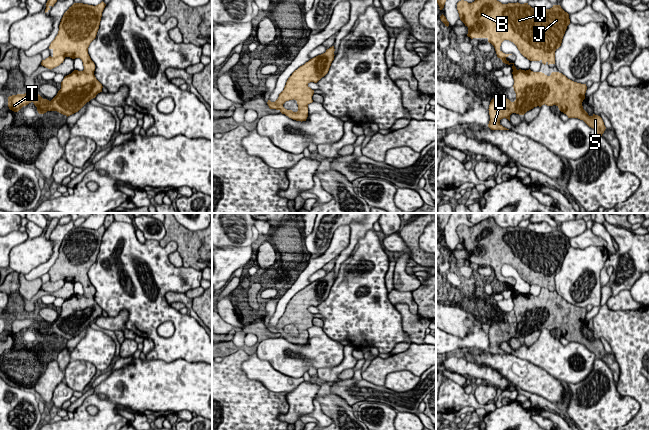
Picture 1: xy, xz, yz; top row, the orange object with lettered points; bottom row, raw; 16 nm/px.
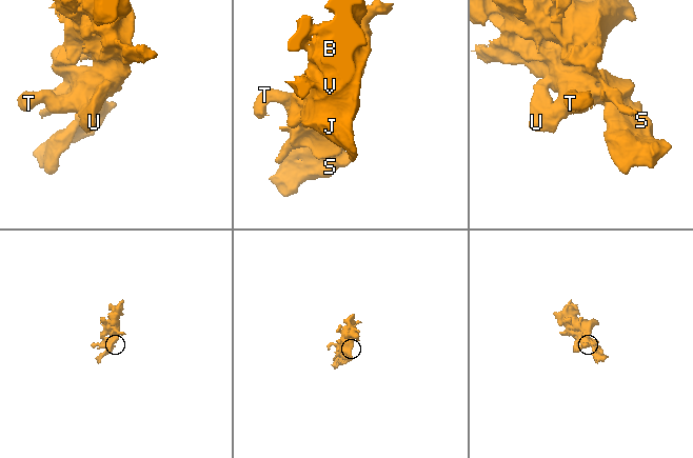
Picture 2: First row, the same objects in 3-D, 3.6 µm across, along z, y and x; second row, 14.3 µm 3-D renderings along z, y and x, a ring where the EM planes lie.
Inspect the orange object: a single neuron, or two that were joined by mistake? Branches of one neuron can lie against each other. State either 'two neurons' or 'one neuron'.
two neurons

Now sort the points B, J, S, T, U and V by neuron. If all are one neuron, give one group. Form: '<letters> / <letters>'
B J T U V / S

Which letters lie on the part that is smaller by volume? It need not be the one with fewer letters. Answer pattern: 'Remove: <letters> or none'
Remove: S

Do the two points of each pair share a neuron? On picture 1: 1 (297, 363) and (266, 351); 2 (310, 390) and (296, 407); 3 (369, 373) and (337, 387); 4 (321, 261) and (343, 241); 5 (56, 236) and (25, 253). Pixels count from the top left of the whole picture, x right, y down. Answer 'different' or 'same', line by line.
1: same
2: same
3: different
4: same
5: different

